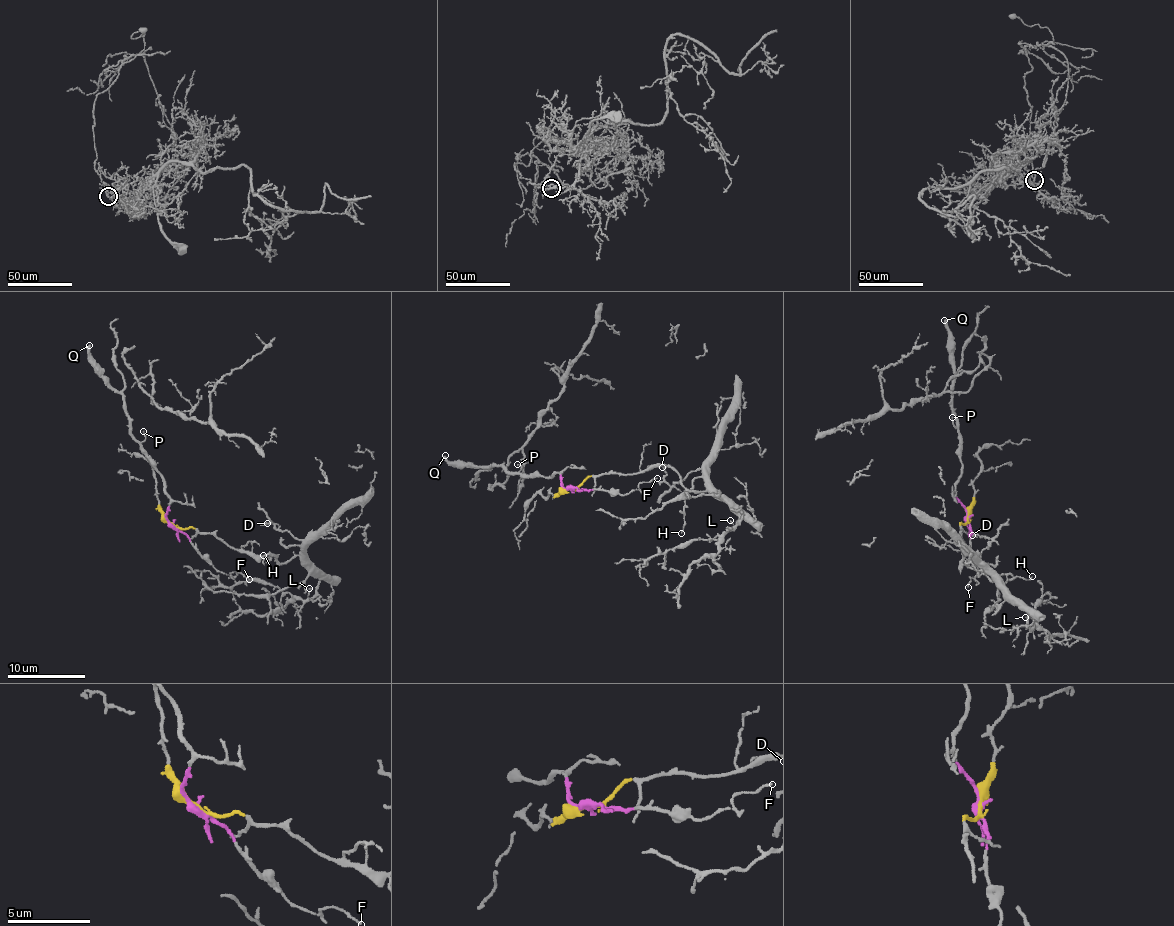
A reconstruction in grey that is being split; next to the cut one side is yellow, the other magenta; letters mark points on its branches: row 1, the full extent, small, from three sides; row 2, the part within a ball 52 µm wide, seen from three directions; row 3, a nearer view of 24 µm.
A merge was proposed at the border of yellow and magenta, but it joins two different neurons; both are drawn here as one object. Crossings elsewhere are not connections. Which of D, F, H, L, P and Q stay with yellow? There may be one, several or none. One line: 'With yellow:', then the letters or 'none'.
With yellow: D, H, L

